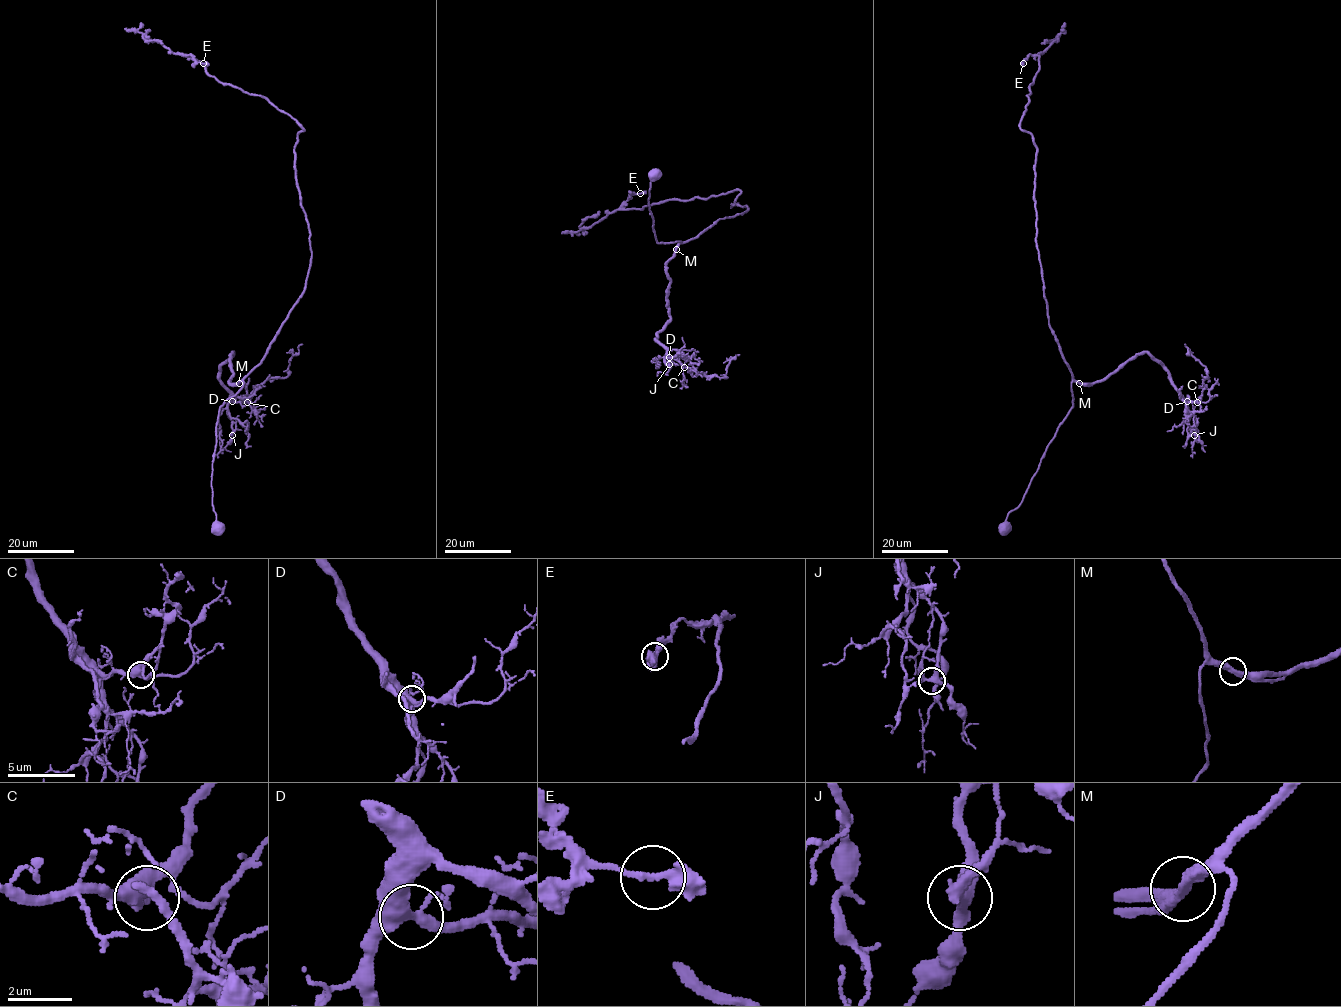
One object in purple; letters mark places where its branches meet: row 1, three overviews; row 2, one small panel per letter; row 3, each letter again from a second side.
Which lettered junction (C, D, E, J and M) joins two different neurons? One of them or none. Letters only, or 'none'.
none

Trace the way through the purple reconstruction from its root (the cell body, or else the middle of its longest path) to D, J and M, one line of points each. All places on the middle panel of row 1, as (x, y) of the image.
D: (655, 176), (649, 197), (655, 239), (659, 243), (680, 241), (666, 264), (669, 321), (656, 338), (669, 357)
J: (655, 176), (649, 197), (655, 239), (680, 241), (666, 264), (669, 321), (656, 338), (667, 350), (669, 364)
M: (655, 176), (650, 182), (649, 197), (653, 230), (659, 243), (680, 241), (675, 249)

